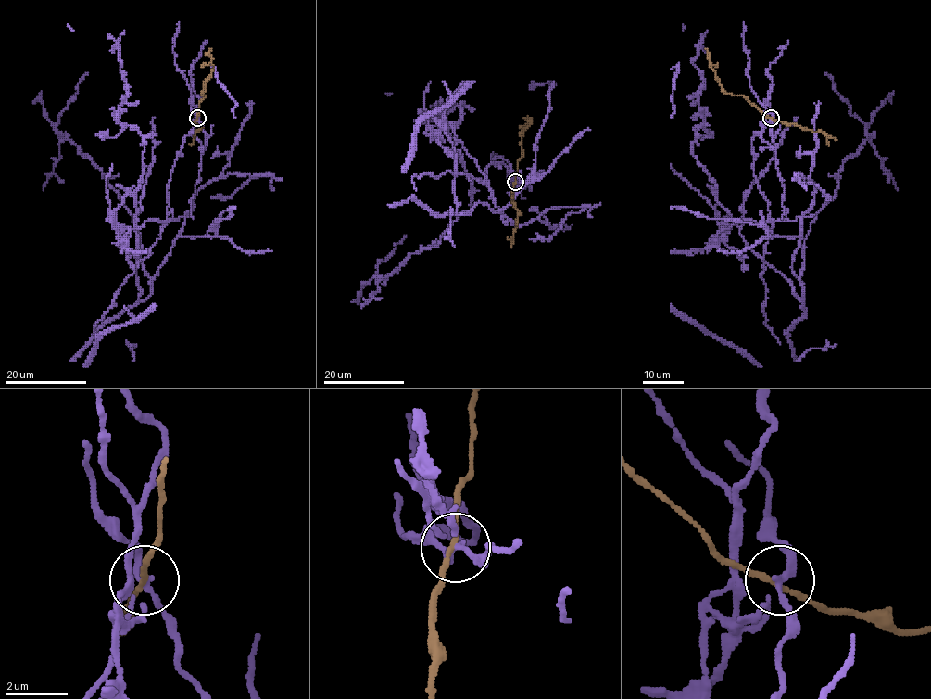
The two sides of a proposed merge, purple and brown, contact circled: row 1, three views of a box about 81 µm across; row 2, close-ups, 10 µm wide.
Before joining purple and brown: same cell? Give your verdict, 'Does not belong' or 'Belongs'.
Does not belong

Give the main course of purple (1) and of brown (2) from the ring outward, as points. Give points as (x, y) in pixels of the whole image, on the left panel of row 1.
1: (197, 118), (205, 146), (185, 137), (167, 191), (185, 223), (152, 279), (132, 214), (56, 129), (87, 73)
2: (197, 118), (199, 102), (205, 96), (205, 82), (214, 67), (209, 48)

